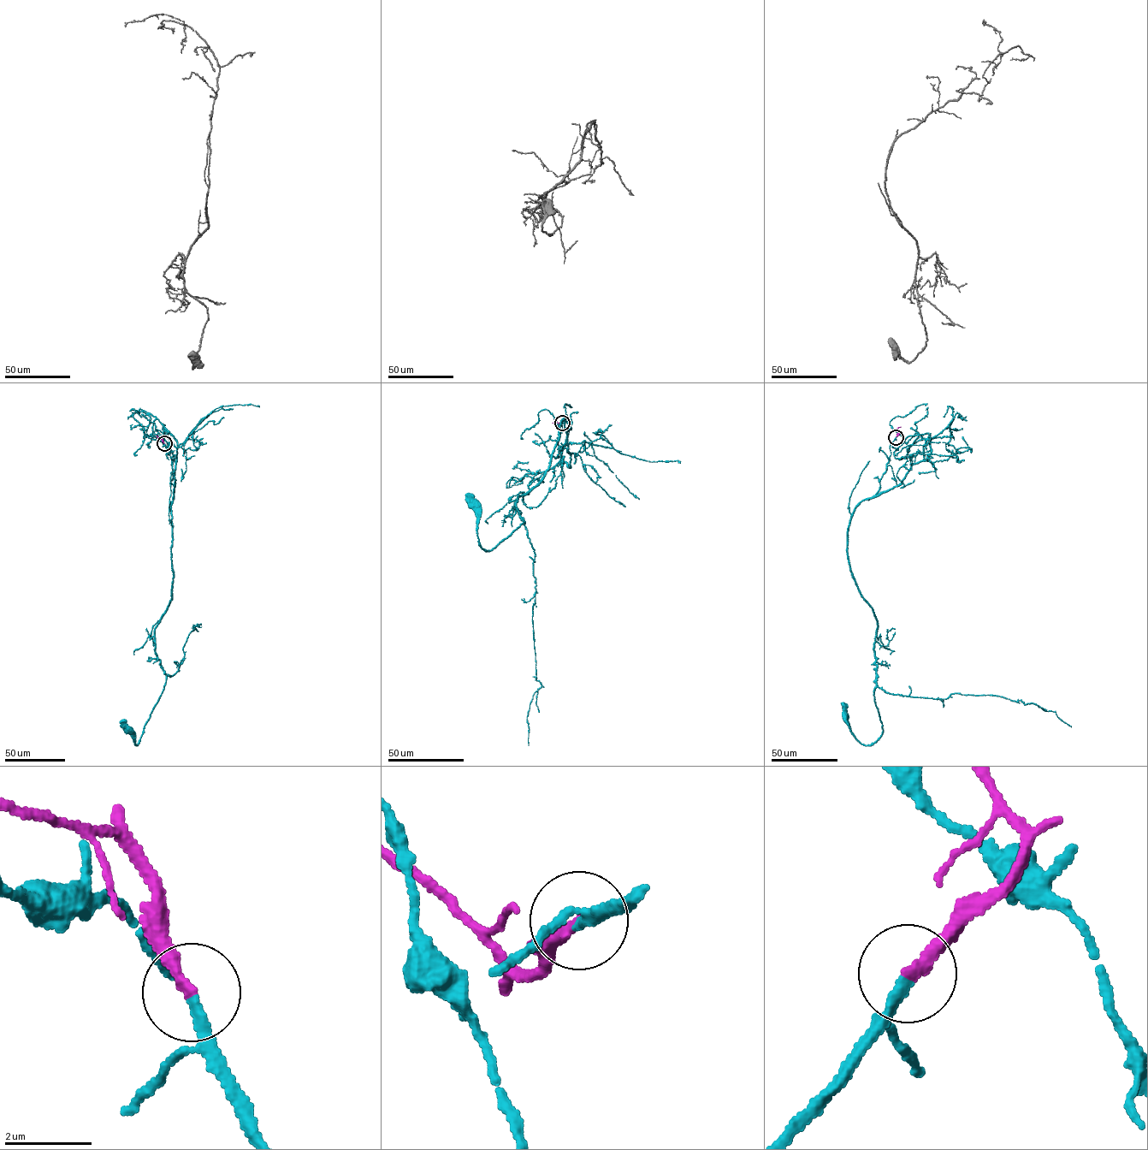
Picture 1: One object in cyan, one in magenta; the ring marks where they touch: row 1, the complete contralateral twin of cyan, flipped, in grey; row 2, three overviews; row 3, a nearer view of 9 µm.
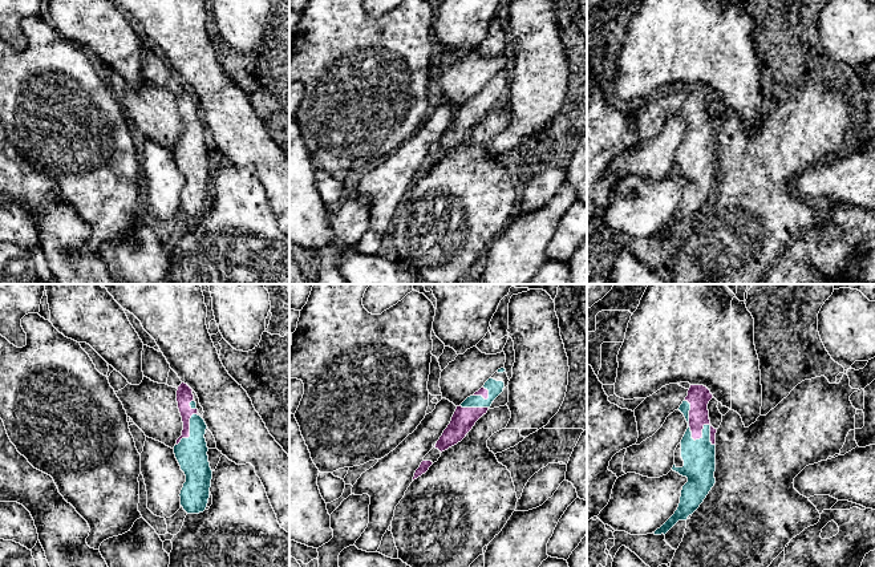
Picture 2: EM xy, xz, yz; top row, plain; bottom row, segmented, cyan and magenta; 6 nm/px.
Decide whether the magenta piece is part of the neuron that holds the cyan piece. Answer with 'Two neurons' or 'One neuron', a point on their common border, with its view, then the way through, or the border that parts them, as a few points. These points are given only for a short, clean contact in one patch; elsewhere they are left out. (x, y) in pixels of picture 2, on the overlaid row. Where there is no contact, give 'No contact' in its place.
One neuron. Touches cyan at yz (693, 440). Path across: yz (699, 456), (699, 448), (693, 440), (699, 434), (699, 414)

